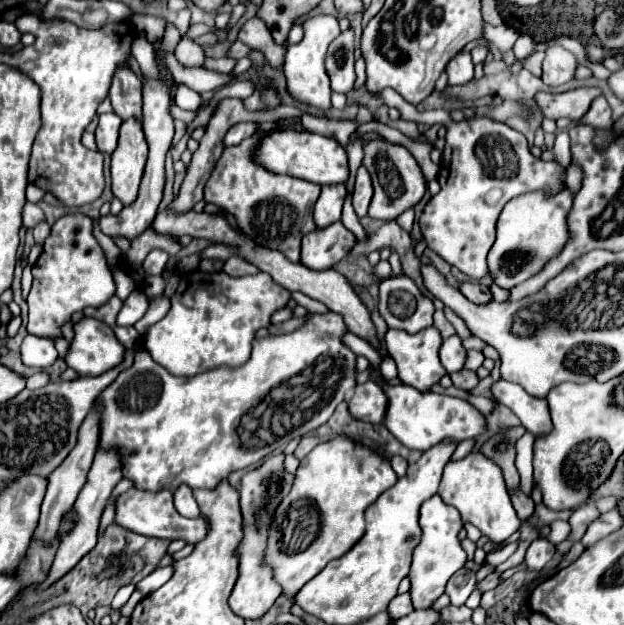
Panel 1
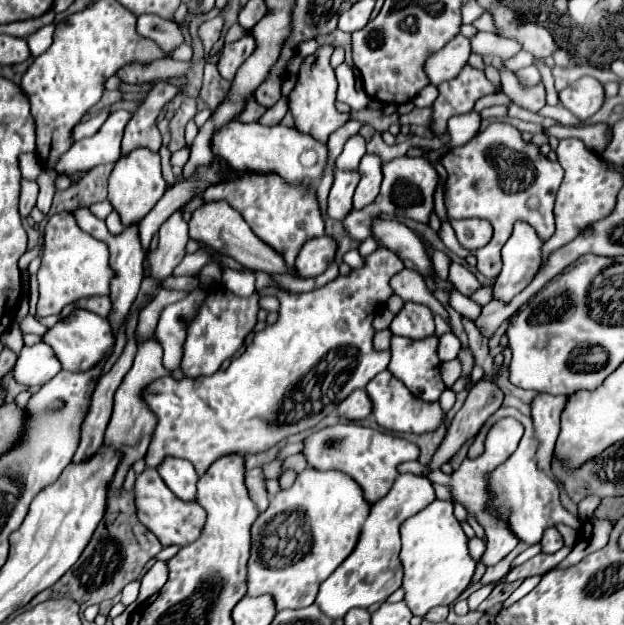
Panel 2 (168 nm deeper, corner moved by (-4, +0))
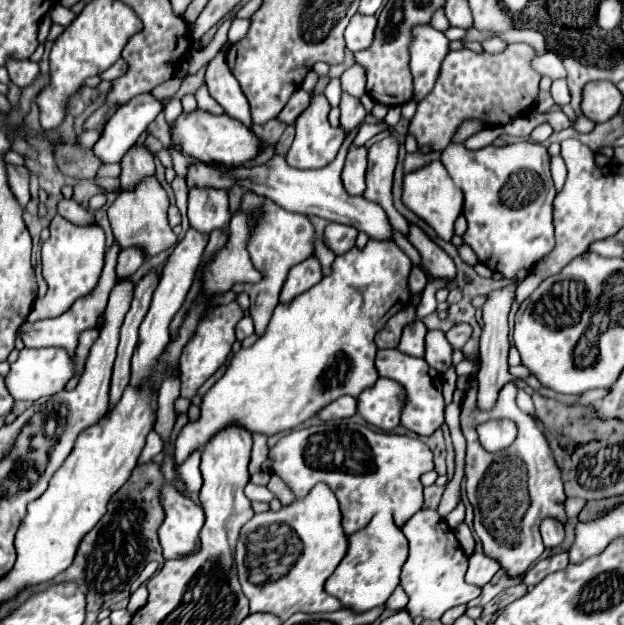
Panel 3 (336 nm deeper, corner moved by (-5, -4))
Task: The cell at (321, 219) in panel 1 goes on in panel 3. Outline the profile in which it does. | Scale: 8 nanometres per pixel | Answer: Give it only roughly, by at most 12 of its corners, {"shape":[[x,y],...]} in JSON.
{"shape":[[350,146],[342,184],[362,196],[366,184],[366,148]]}

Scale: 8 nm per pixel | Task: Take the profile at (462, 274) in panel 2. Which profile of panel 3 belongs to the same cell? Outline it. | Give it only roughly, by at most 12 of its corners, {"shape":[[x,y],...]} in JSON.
{"shape":[[418,226],[408,240],[432,276],[456,278],[454,260]]}

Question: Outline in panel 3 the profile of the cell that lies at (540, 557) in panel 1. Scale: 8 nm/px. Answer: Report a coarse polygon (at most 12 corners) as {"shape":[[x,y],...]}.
{"shape":[[546,518],[540,524],[544,546],[556,548],[564,540],[564,526]]}

